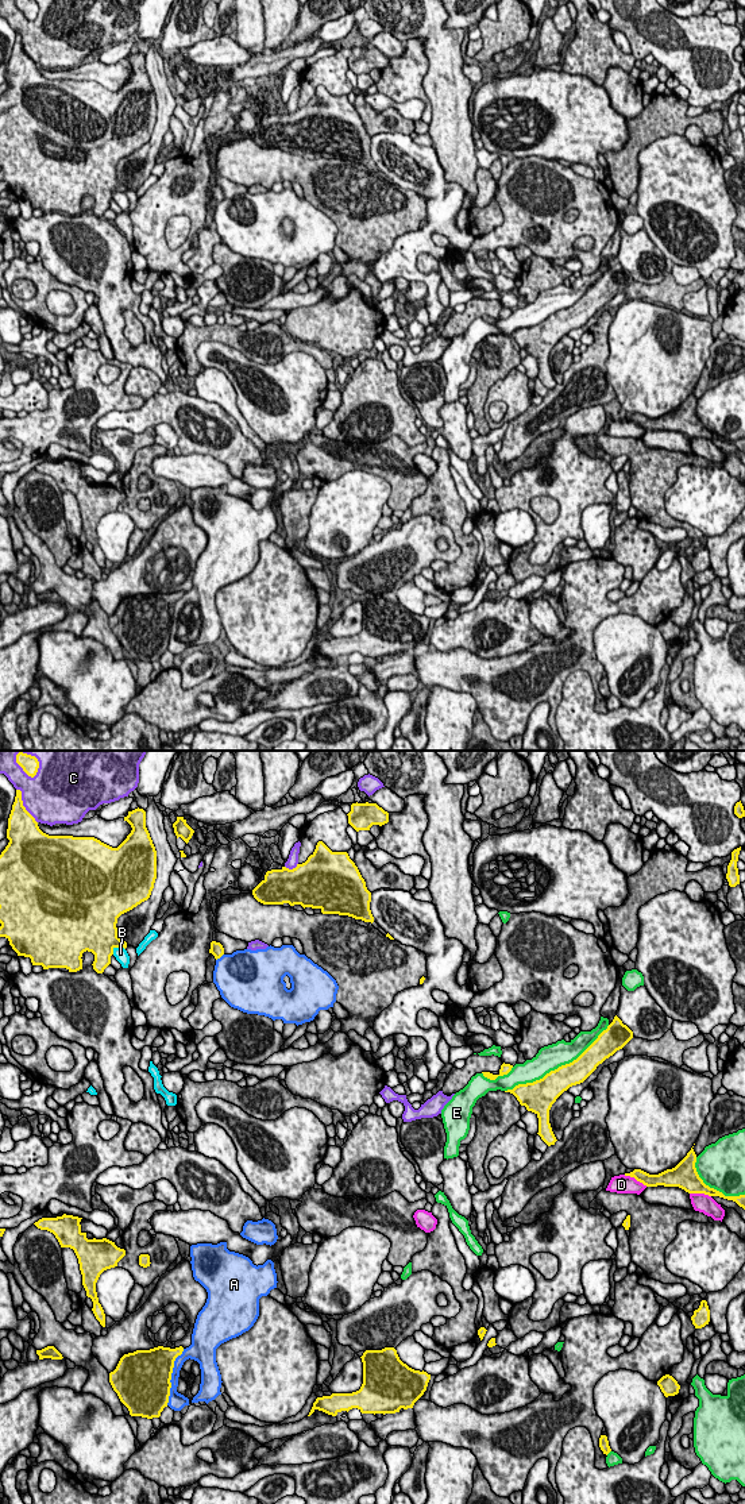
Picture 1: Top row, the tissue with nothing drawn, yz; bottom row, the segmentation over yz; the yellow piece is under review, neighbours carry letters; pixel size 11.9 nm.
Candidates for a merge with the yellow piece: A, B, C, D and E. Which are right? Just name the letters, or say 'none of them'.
none of them

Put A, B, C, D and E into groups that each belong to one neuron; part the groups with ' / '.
A / B / C / D / E

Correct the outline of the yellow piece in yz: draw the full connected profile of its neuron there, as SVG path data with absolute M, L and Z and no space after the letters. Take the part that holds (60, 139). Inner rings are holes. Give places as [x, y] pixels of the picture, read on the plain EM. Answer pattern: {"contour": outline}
{"contour": "M16 34L8 62L8 89L0 99L0 181L9 185L18 200L30 201L32 209L66 212L69 216L82 213L82 197L94 198L93 213L103 217L111 208L115 192L127 192L117 181L117 162L147 144L157 123L157 95L146 72L146 55L135 53L124 61L132 74L127 82L112 92L94 81L49 80L26 54L22 35Z"}

